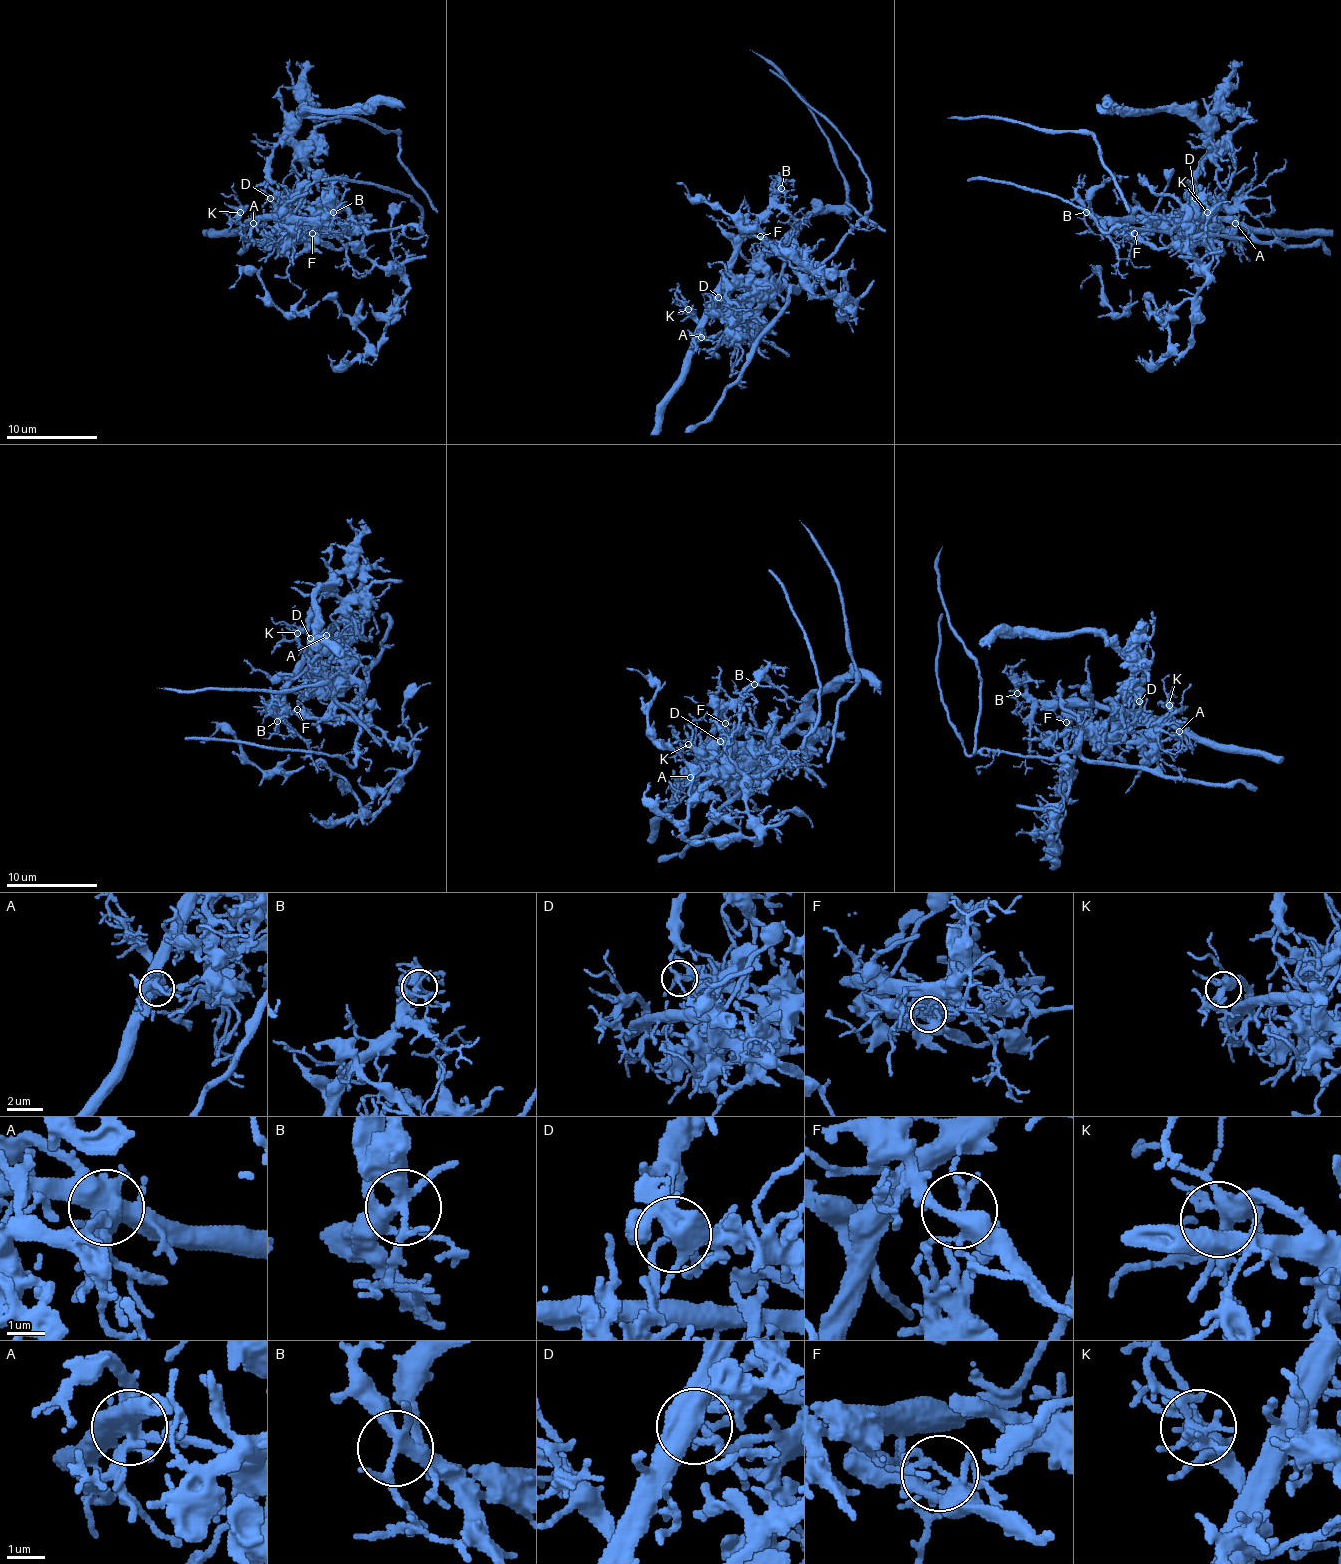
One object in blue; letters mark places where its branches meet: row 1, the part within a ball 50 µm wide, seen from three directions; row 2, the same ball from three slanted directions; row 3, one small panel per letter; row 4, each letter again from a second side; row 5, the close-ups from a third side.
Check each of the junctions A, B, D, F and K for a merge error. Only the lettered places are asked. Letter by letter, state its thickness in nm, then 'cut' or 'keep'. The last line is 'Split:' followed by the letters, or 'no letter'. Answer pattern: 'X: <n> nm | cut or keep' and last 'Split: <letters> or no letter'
A: 550 nm | cut
B: 320 nm | keep
D: 190 nm | cut
F: 200 nm | cut
K: 400 nm | keep
Split: A, D, F

